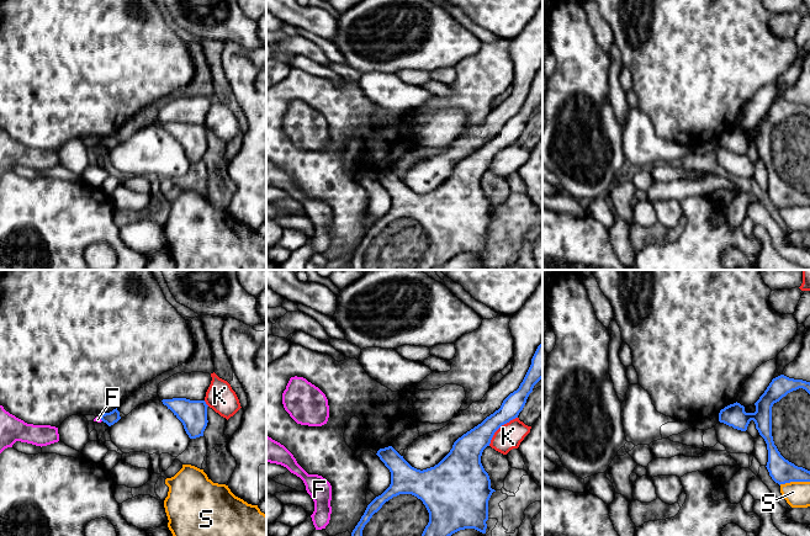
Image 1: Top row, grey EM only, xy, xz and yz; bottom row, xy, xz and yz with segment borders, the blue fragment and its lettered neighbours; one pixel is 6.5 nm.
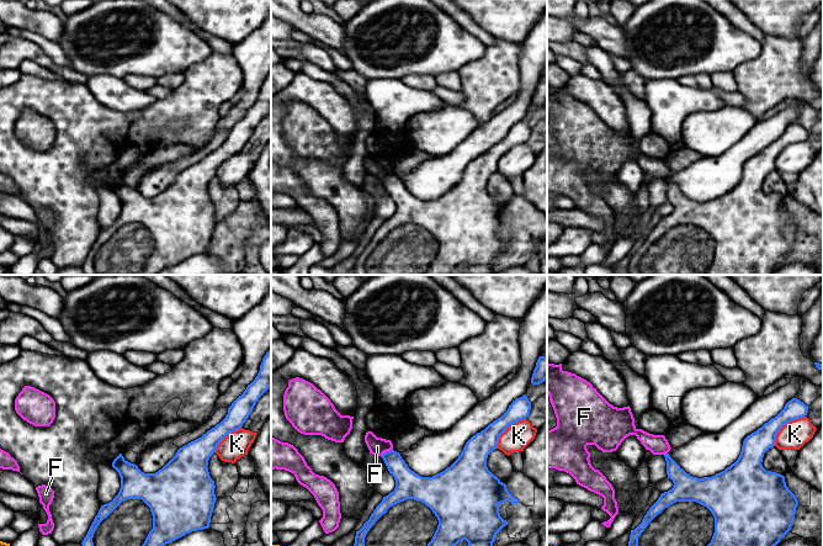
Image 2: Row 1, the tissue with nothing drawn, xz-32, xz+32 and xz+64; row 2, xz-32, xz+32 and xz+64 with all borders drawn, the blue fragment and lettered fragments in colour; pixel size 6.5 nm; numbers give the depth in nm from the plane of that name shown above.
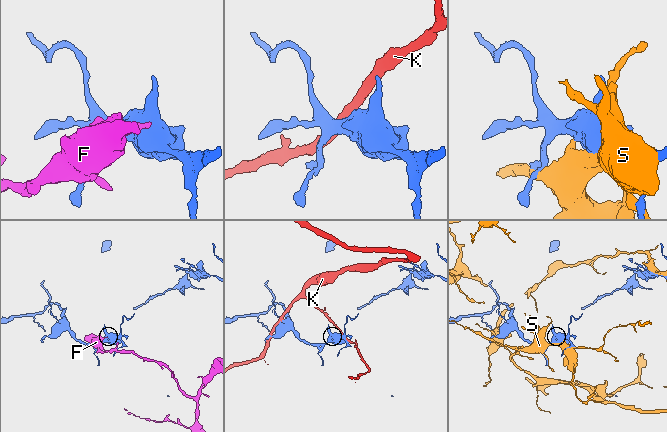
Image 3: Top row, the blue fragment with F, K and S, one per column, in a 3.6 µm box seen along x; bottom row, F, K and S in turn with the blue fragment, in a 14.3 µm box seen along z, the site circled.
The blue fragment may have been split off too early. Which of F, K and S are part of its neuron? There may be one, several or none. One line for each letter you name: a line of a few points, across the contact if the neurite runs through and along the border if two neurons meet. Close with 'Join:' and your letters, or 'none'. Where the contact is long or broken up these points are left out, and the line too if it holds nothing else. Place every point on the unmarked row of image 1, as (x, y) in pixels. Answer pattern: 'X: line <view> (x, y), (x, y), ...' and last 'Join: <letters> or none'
Join: none

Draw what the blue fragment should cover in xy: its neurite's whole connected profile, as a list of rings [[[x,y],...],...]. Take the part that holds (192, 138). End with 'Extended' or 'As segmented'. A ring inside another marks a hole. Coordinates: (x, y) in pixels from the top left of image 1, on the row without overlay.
[[[186,122],[163,123],[164,129],[182,147],[190,163],[203,160],[207,150],[207,128],[205,124],[190,124]]]. As segmented

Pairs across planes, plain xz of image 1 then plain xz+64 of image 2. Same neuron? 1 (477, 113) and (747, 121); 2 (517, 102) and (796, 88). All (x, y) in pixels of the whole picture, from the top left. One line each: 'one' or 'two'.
1: two
2: two

